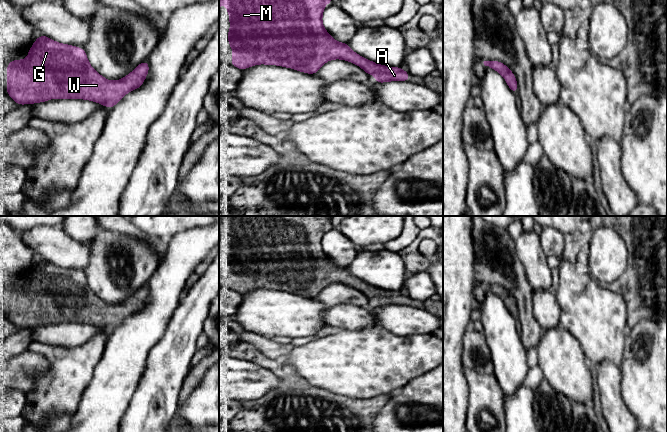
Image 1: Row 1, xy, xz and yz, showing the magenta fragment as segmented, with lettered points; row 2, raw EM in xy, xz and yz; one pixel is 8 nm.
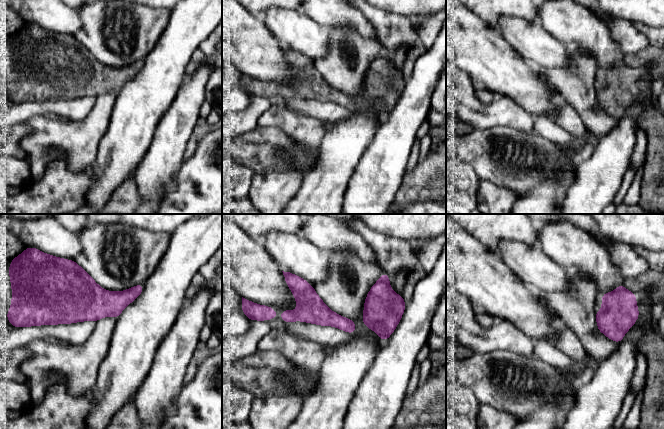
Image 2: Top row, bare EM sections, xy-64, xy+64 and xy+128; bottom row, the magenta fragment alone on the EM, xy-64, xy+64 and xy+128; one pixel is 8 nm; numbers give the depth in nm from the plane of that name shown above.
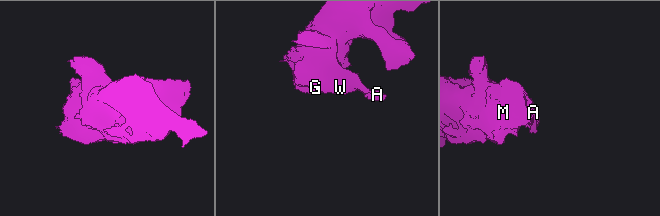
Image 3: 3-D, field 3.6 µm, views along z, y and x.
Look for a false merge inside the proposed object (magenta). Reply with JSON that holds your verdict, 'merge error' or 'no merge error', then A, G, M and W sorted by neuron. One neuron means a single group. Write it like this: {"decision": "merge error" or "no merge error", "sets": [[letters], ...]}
{"decision": "no merge error", "sets": [["A", "G", "M", "W"]]}

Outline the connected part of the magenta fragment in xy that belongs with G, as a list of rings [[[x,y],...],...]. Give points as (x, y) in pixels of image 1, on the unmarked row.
[[[40,259],[28,282],[7,288],[7,317],[19,329],[55,323],[86,323],[103,328],[107,333],[120,326],[129,315],[139,312],[149,295],[148,285],[140,287],[133,296],[118,305],[106,304],[89,288],[83,272],[61,268]]]

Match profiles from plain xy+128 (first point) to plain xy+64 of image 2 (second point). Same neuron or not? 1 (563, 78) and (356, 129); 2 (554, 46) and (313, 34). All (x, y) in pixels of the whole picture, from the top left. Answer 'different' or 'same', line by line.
1: different
2: same

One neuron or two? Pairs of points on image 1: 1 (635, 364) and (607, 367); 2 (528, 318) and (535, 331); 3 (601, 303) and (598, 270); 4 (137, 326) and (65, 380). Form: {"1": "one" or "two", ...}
{"1": "two", "2": "one", "3": "two", "4": "two"}

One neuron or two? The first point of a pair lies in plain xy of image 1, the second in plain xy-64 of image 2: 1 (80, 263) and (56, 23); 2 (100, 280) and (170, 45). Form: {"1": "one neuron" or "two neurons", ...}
{"1": "one neuron", "2": "two neurons"}

